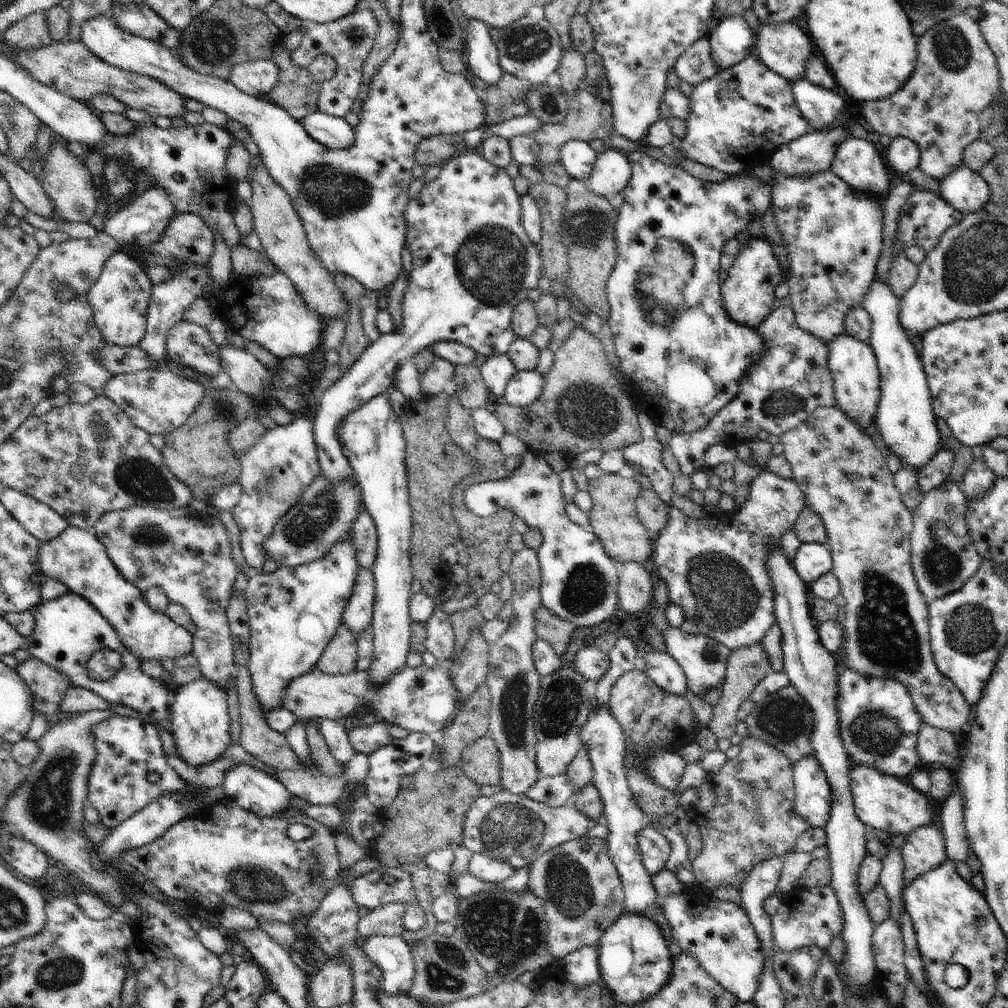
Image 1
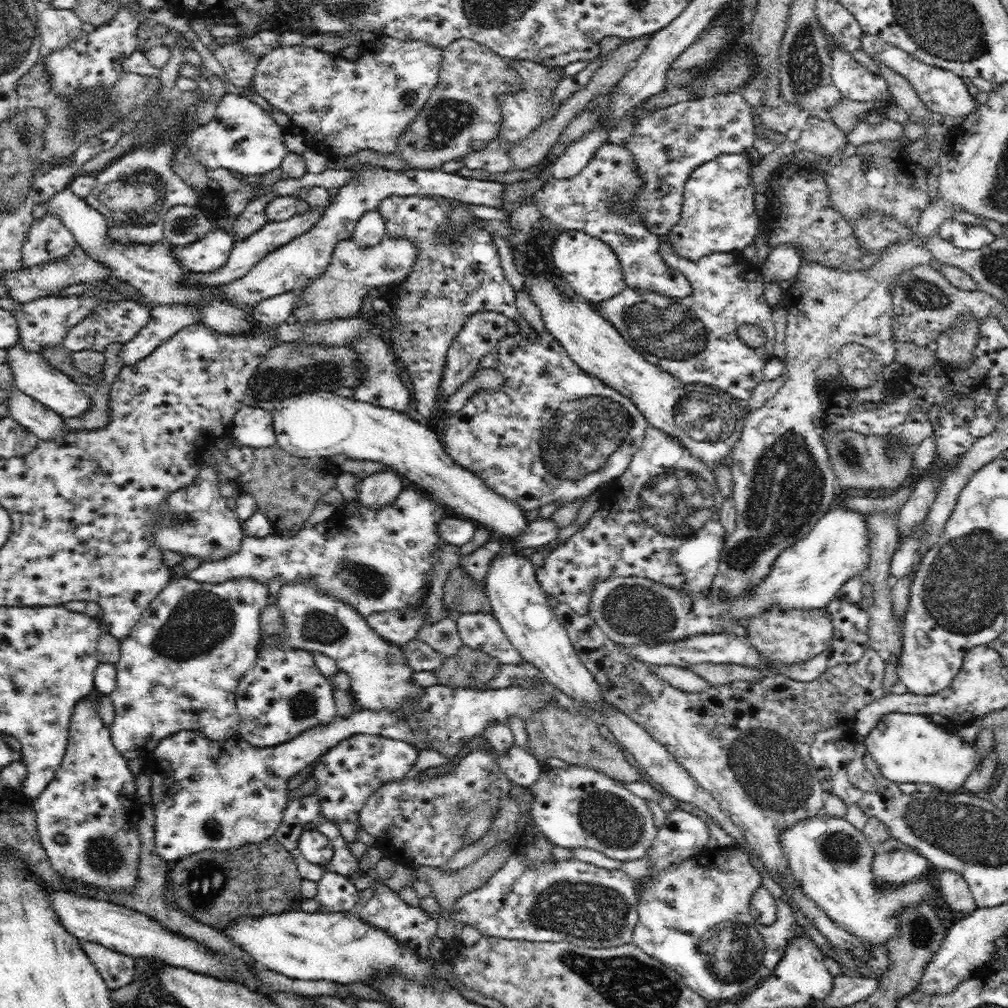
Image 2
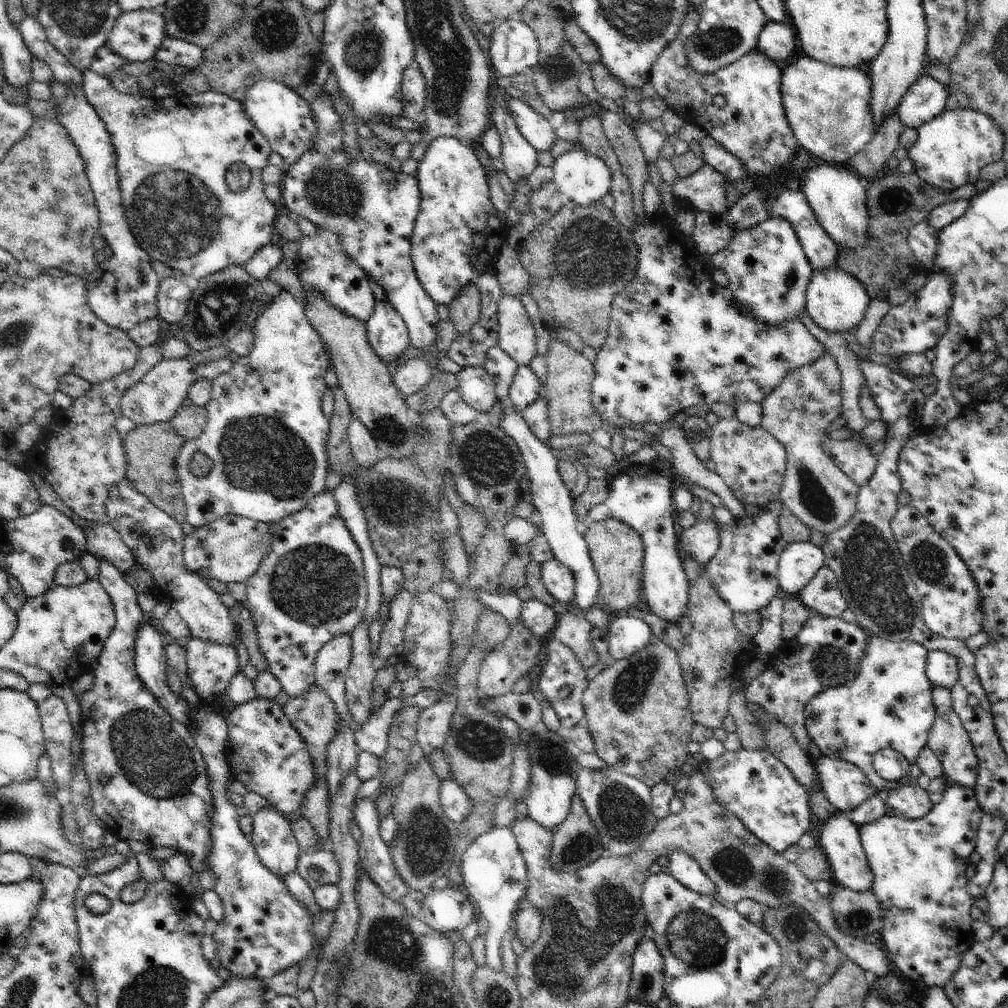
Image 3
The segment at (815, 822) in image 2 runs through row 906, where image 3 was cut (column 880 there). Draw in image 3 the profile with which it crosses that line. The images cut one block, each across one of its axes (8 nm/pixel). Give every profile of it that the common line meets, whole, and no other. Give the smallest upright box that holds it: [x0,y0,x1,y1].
[857,784,983,987]

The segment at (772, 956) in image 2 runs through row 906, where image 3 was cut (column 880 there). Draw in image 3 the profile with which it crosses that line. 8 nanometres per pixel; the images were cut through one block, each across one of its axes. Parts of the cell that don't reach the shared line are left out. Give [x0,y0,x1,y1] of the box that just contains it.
[803,634,936,794]

